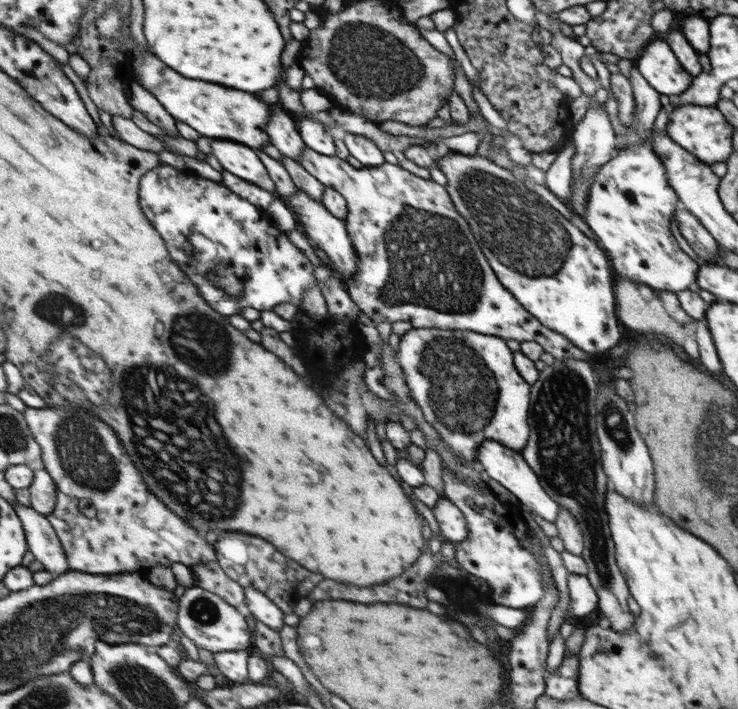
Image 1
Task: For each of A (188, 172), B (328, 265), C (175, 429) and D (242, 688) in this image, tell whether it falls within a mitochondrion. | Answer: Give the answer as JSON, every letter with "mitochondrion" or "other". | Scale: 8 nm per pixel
{"A":"other","B":"other","C":"mitochondrion","D":"other"}

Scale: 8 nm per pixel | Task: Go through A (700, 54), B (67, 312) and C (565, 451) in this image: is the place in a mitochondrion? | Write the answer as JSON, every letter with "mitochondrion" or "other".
{"A":"other","B":"mitochondrion","C":"mitochondrion"}

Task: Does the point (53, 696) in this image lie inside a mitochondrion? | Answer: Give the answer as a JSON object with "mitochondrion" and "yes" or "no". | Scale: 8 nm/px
{"mitochondrion":"yes"}

